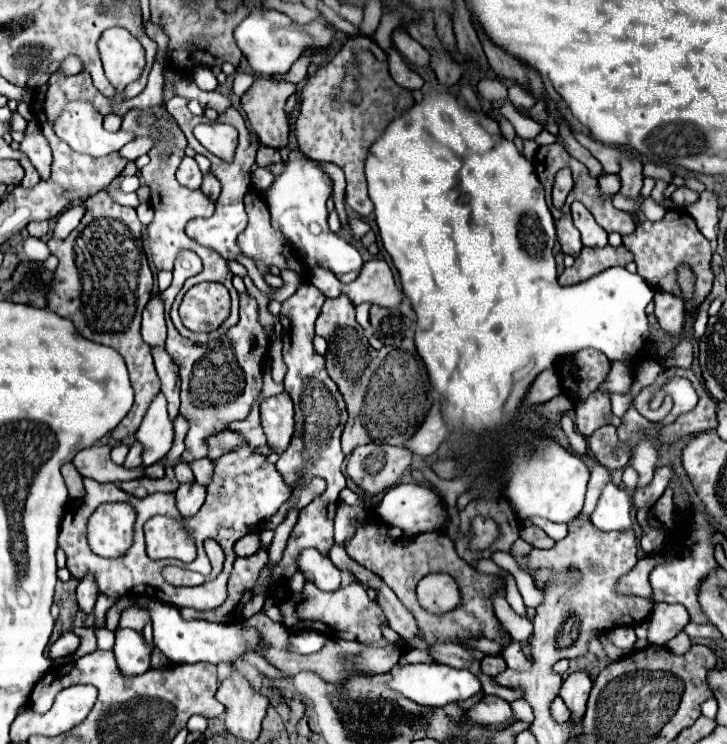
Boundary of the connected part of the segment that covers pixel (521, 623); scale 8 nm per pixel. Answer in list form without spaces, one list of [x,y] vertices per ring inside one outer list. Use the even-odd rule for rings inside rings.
[[[498,596],[492,600],[498,620],[504,624],[504,628],[510,632],[510,636],[518,642],[528,640],[532,636],[532,622],[526,616],[518,616],[506,602],[506,598]]]

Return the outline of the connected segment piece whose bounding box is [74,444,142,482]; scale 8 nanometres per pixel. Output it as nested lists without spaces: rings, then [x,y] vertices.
[[[90,446],[80,450],[74,456],[74,466],[84,478],[92,478],[96,482],[124,482],[132,478],[142,478],[142,468],[124,470],[122,466],[110,460],[110,446]]]

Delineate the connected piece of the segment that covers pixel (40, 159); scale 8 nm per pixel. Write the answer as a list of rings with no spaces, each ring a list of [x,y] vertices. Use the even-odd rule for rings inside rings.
[[[28,134],[24,142],[20,144],[20,150],[30,158],[34,168],[38,170],[42,180],[50,178],[50,164],[52,164],[52,152],[48,142],[42,134]]]

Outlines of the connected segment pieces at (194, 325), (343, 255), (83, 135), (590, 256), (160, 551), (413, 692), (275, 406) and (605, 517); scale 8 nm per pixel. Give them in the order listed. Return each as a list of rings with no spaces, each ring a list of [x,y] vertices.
[[[202,282],[186,292],[180,318],[192,332],[212,332],[230,316],[230,306],[230,294],[223,284]]]
[[[290,150],[288,160],[284,162],[284,172],[276,176],[272,186],[266,190],[266,202],[272,214],[272,226],[292,242],[292,246],[304,258],[308,268],[322,266],[332,270],[334,274],[360,270],[362,268],[360,252],[328,228],[326,200],[330,198],[330,192],[332,192],[332,180],[322,170],[322,166],[316,160],[306,158],[300,150]]]
[[[82,100],[67,103],[53,129],[72,150],[88,156],[108,156],[128,142],[128,132],[106,132],[102,114]]]
[[[608,244],[604,248],[582,248],[574,266],[566,268],[560,274],[560,284],[578,284],[592,278],[594,274],[600,274],[610,266],[626,266],[632,260],[632,254],[624,246],[612,248]]]
[[[156,515],[144,524],[144,536],[146,552],[152,560],[176,556],[184,562],[192,562],[196,558],[194,541],[178,520]]]
[[[396,664],[390,670],[388,686],[398,694],[422,706],[446,706],[450,702],[464,702],[482,690],[482,682],[470,670],[456,670],[446,664]]]
[[[264,400],[260,404],[262,428],[272,452],[282,454],[294,432],[294,406],[292,400]]]
[[[608,482],[602,492],[596,510],[592,512],[592,522],[600,530],[630,530],[632,518],[630,518],[630,496],[626,490],[618,490],[614,482]]]

